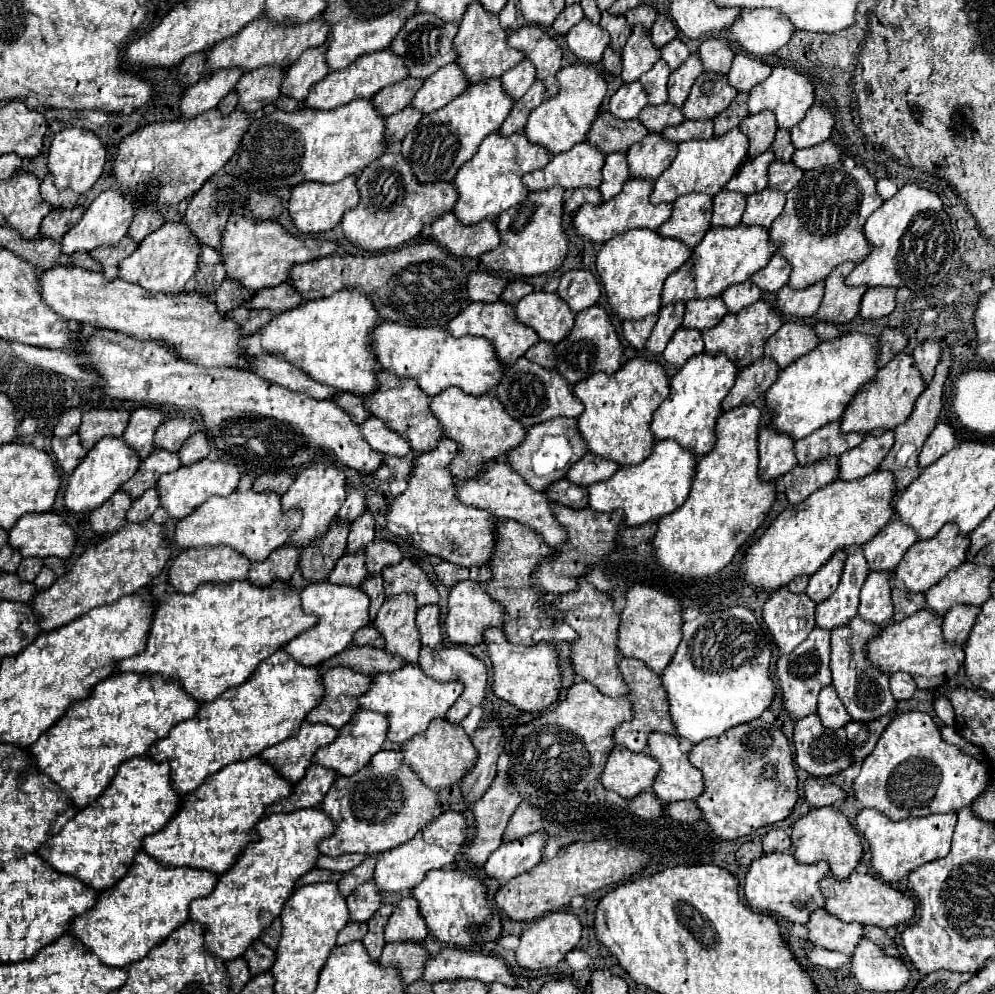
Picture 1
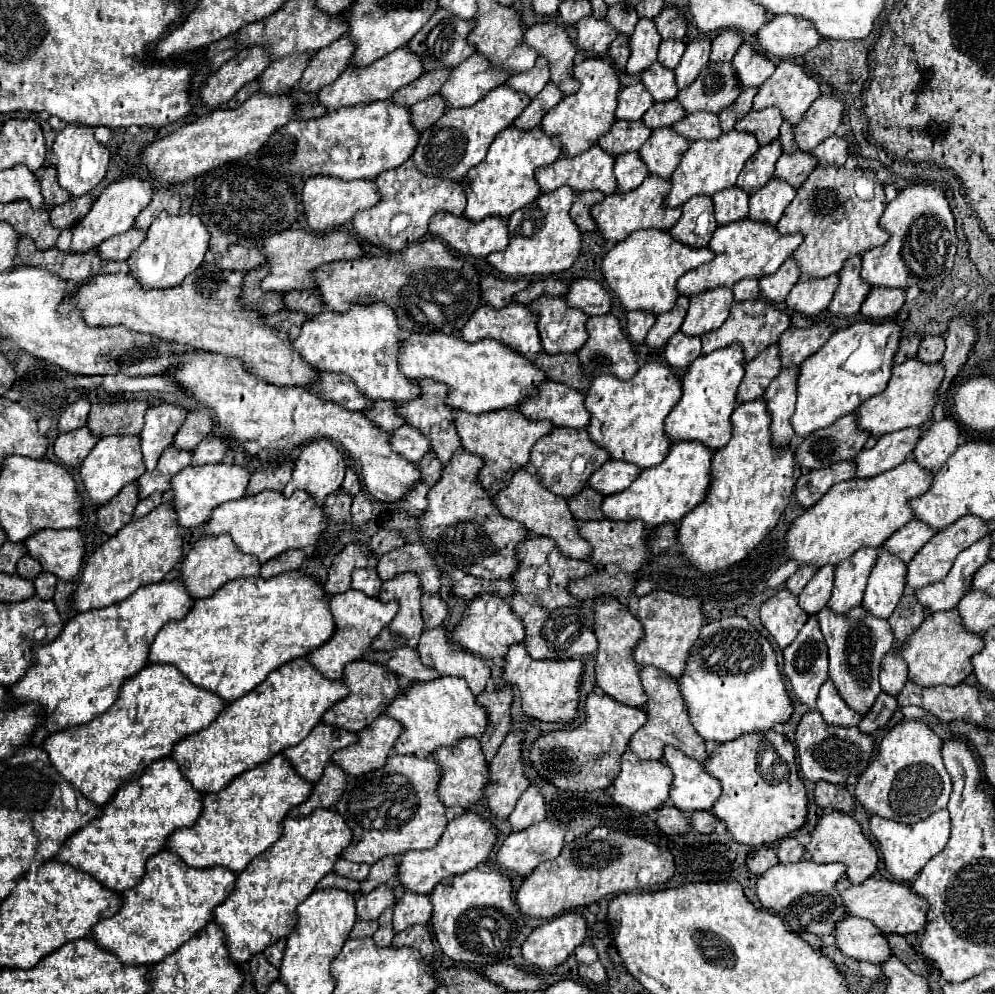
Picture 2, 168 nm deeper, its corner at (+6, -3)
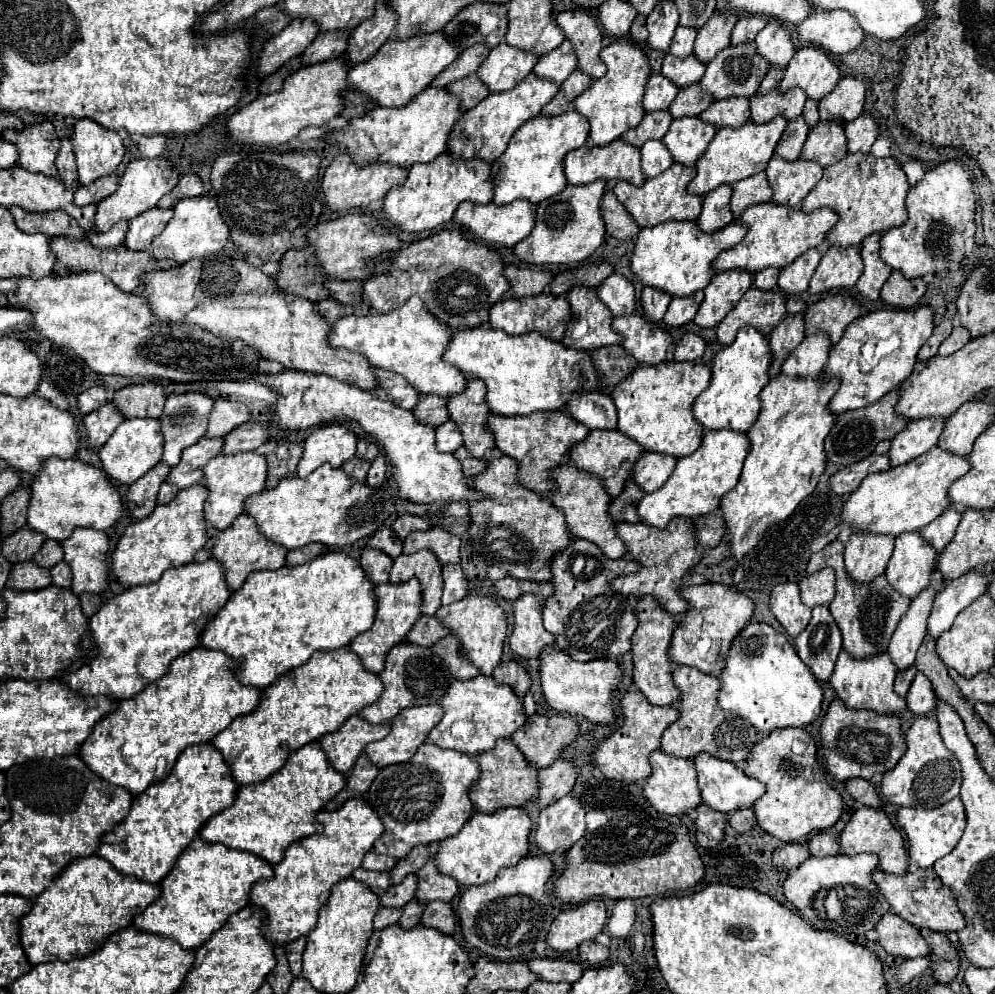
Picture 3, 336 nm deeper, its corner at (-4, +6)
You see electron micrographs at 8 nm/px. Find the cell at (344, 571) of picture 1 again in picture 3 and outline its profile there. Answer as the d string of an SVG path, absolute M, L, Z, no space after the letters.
M383 527L383 529L379 529L379 531L369 539L367 547L381 549L381 551L385 551L389 557L395 559L395 557L401 555L401 551L403 551L403 541L393 533L391 527Z

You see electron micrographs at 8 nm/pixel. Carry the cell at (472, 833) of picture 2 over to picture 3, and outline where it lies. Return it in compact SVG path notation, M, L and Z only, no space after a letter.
M505 807L497 813L475 813L465 827L441 843L441 849L435 855L435 863L443 875L451 875L459 885L483 885L491 881L499 869L517 865L529 855L529 835L531 819L521 807Z

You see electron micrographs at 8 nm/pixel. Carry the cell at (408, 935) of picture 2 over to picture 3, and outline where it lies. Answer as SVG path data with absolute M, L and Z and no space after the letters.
M431 901L425 907L421 925L425 925L425 927L437 927L441 933L451 935L455 931L455 925L457 925L457 917L455 917L455 911L453 911L451 903Z

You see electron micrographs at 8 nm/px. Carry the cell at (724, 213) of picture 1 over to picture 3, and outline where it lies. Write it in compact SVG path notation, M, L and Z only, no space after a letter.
M757 173L757 175L753 175L745 181L737 181L737 185L733 185L731 213L737 219L737 217L741 217L741 213L749 205L771 201L771 197L773 197L773 189L769 187L769 181L767 181L765 173Z

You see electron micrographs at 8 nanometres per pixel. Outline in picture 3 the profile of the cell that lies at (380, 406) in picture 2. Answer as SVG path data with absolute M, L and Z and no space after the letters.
M433 393L421 395L421 401L419 401L417 409L413 409L413 413L421 423L439 427L449 421L449 411L447 411L445 403L447 403L447 399L439 397L439 395L433 395Z

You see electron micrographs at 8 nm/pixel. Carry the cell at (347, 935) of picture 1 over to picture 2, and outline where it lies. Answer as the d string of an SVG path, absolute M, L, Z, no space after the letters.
M357 922L353 926L353 930L349 932L349 938L365 938L365 936L373 936L373 932L377 930L377 922Z

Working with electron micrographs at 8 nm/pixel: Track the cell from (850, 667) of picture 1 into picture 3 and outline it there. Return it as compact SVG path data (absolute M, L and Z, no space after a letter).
M835 539L831 541L825 549L817 551L809 565L807 565L807 573L815 573L823 567L831 567L836 575L836 594L833 601L828 605L832 617L835 617L841 633L843 633L843 649L855 657L855 659L863 659L863 657L871 657L875 653L881 653L887 649L891 635L899 623L899 619L905 615L911 599L903 597L899 591L895 591L885 575L879 575L877 579L869 581L867 585L855 585L853 579L847 577L844 565L845 545Z

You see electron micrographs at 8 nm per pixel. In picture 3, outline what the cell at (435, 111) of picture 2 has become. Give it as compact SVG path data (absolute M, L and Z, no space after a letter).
M469 75L465 79L453 81L449 85L449 93L457 95L461 99L463 109L467 111L467 109L475 107L479 101L483 101L489 95L489 89L485 87L485 83L477 75Z

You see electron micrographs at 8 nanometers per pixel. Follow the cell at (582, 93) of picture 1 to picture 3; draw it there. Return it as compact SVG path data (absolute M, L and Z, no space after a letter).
M629 39L615 41L601 51L601 59L607 65L607 75L595 79L589 91L583 91L575 101L575 109L589 119L591 135L589 143L593 145L609 145L611 141L619 139L625 131L637 127L645 115L643 109L643 95L645 85L651 75L649 57L637 43L629 43Z

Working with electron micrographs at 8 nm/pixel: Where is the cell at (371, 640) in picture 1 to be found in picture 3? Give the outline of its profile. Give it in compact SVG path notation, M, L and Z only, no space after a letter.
M423 615L419 619L417 627L413 631L409 631L407 641L409 643L417 643L417 645L423 645L423 647L431 647L431 645L435 645L439 639L443 639L447 635L449 635L449 629L443 627L437 617Z

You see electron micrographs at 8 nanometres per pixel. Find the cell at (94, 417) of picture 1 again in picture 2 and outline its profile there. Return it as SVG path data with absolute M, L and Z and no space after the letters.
M129 400L119 404L93 404L87 426L97 438L117 434L139 434L143 428L143 414L149 408L145 400Z

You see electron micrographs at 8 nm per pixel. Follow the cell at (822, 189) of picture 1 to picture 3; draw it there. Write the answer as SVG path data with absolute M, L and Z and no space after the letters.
M849 153L845 159L825 167L823 179L813 187L813 191L803 199L803 211L815 211L819 207L829 207L839 215L835 229L827 235L829 245L851 247L859 245L863 237L871 233L885 233L889 227L899 227L907 221L905 199L911 185L901 165L893 159L877 159L865 153Z

